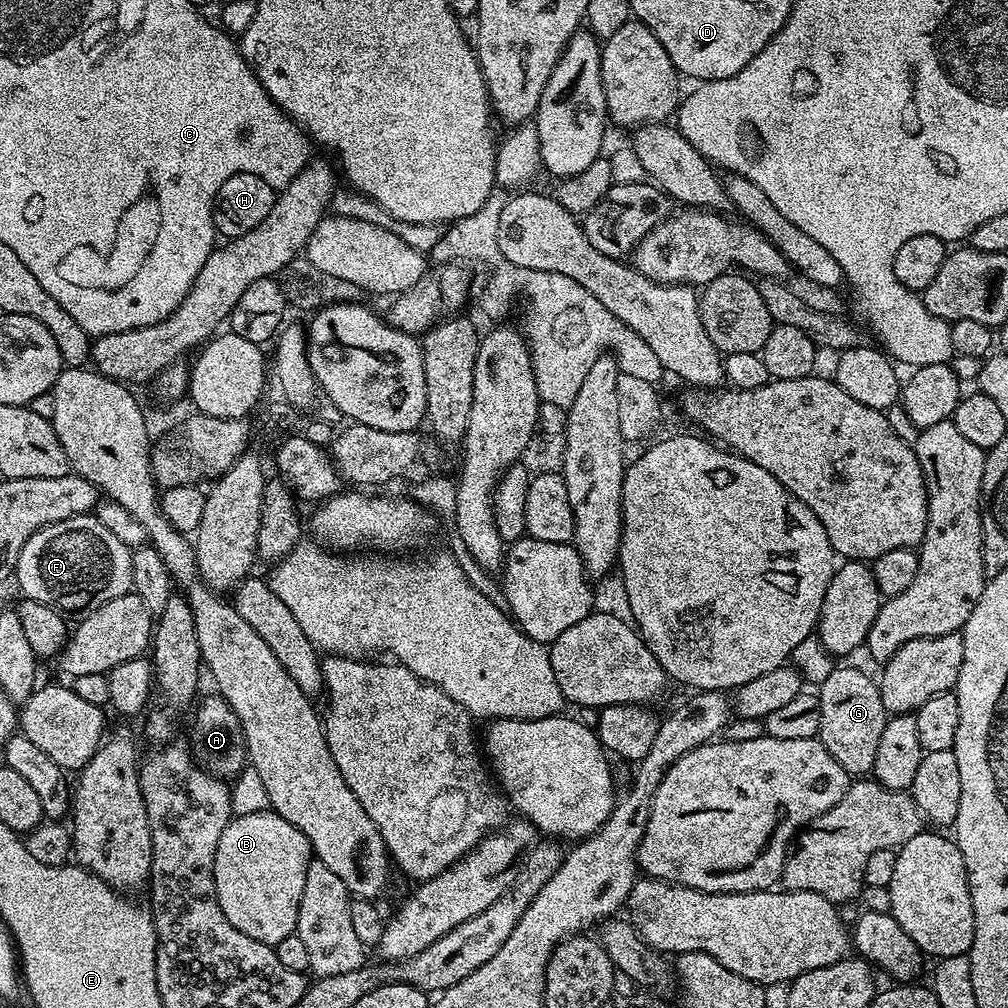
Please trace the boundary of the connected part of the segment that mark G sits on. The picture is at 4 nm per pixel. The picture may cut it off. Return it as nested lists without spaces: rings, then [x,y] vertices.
[[[833,667],[830,678],[818,685],[820,697],[820,709],[822,710],[822,722],[820,723],[820,735],[818,739],[826,750],[830,750],[830,758],[842,766],[842,770],[848,772],[849,777],[864,778],[871,773],[874,766],[874,758],[878,754],[878,741],[882,739],[882,730],[886,730],[886,722],[890,714],[884,709],[880,685],[875,679],[872,680],[860,668]]]

